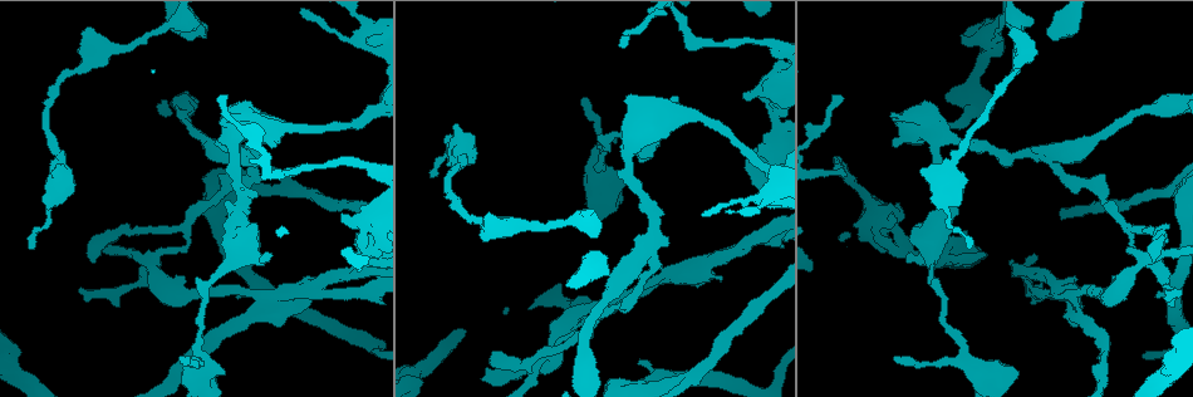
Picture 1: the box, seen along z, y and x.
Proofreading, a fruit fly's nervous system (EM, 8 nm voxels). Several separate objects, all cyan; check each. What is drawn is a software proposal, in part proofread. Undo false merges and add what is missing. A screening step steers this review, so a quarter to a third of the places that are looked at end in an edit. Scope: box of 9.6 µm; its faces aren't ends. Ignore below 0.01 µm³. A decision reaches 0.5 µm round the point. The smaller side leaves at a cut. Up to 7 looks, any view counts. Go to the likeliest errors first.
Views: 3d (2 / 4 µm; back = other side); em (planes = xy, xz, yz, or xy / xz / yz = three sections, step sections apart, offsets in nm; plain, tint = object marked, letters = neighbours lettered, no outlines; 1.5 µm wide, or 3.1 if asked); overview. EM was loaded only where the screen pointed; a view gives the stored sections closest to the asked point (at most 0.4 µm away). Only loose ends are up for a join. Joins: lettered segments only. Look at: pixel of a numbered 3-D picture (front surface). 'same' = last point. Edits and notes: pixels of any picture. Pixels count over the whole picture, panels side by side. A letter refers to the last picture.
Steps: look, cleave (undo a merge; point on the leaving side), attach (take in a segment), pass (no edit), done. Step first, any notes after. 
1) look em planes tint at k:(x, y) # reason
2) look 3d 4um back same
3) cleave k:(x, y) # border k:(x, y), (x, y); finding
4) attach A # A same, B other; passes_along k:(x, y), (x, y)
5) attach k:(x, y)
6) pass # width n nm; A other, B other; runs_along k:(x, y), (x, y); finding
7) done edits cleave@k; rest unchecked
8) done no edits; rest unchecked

look em xz step 4 tint at 1:(1157, 297) # an open end

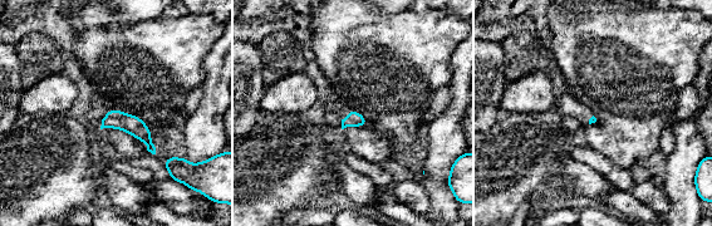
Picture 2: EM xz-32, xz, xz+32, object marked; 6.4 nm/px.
look em planes letters same

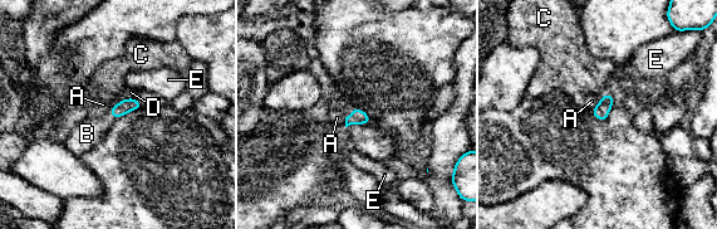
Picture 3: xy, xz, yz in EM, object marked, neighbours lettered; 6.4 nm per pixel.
attach B # A other, B same, C other, D other, E other; passes_along 3:(357, 117), (352, 112), (335, 102); it goes on there

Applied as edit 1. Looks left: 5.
look 3d 4um at 1:(683, 382) # thick turns thin

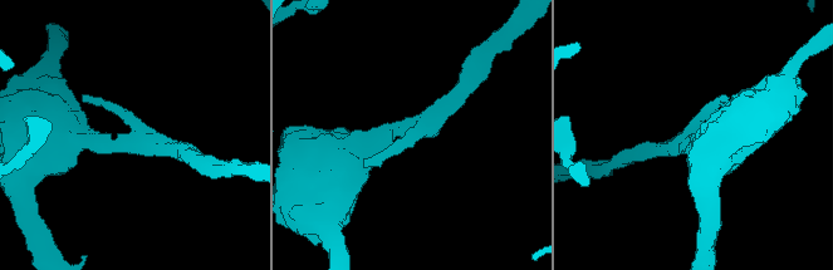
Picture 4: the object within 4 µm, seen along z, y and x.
look em planes letters at 4:(130, 140) # arms 3; arm_widths 170, 240, 280 nm

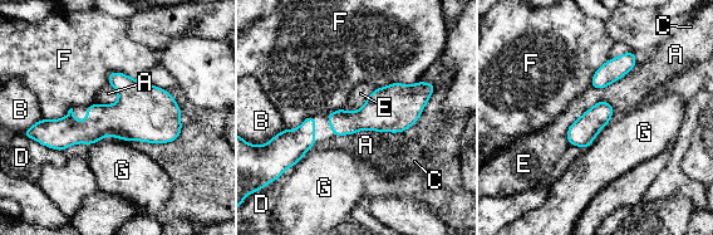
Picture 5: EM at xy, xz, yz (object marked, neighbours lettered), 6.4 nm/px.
pass # A other, B other, C other, D other, E other, F other, G other; border 5:(600, 101), (570, 125), (569, 143); all the same neuron

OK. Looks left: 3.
look 3d 4um at 1:(1126, 230) # side arm on a straight run

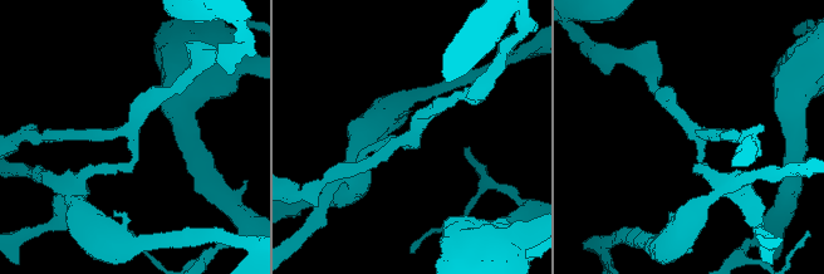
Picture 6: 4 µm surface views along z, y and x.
look em xy step 4 tint at 6:(411, 140) # arms 3

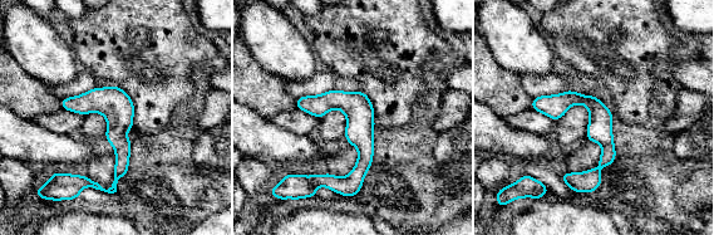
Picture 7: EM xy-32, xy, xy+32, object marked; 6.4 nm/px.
look em xy step 4 letters same # what lies round it

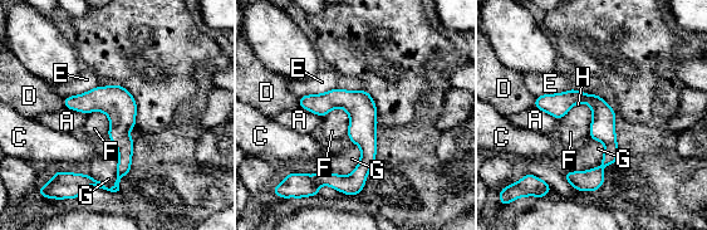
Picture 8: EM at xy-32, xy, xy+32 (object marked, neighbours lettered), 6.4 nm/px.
pass # width 160 nm; A other, C other, D other, E other, F other, G other, H other; border 8:(344, 109), (348, 114), (348, 135); one neuron here

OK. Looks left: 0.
done edits attach@3; rest unchecked

